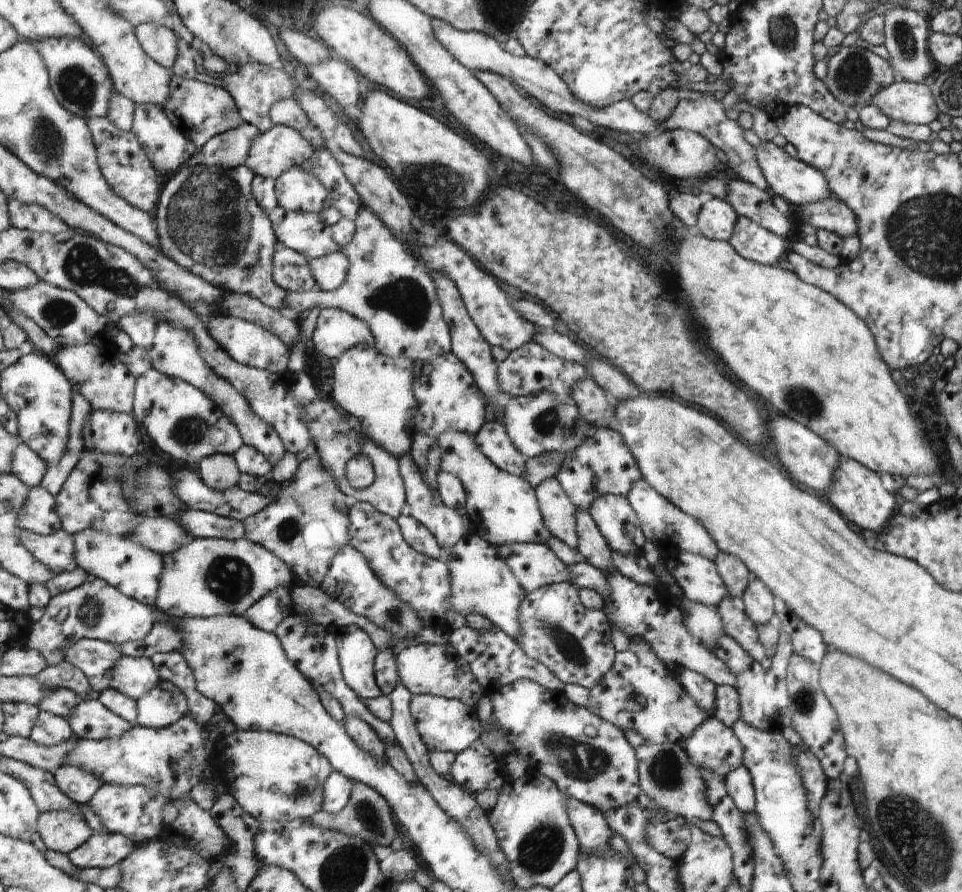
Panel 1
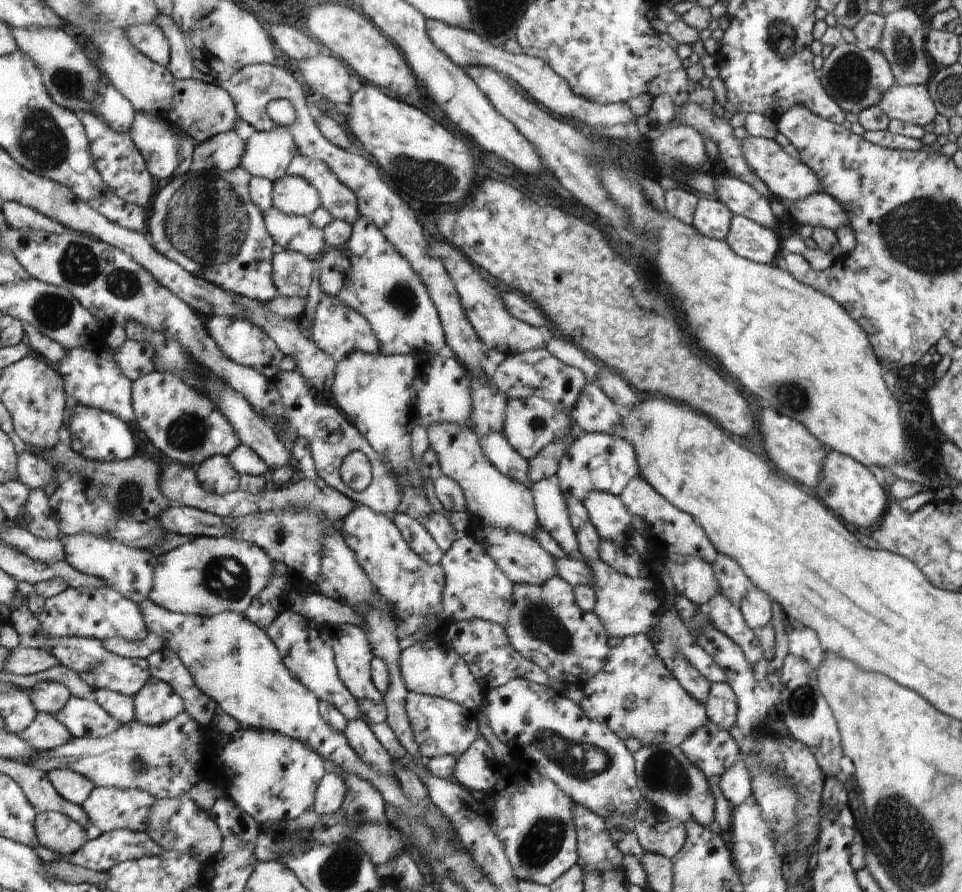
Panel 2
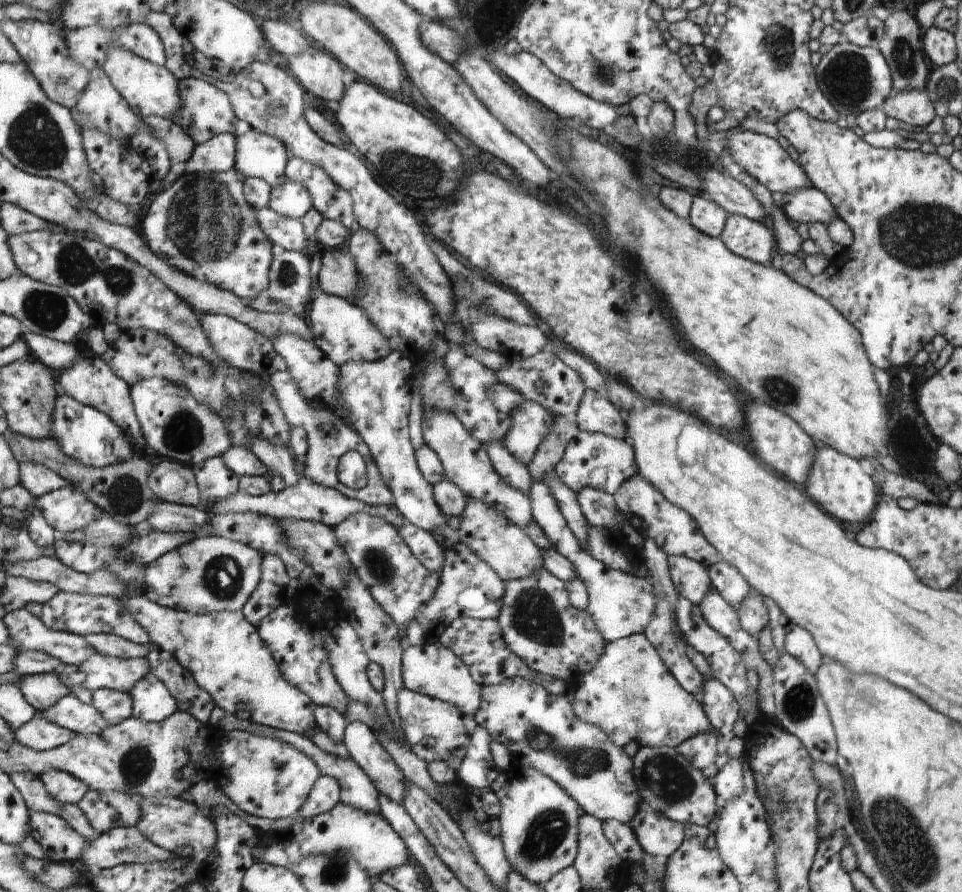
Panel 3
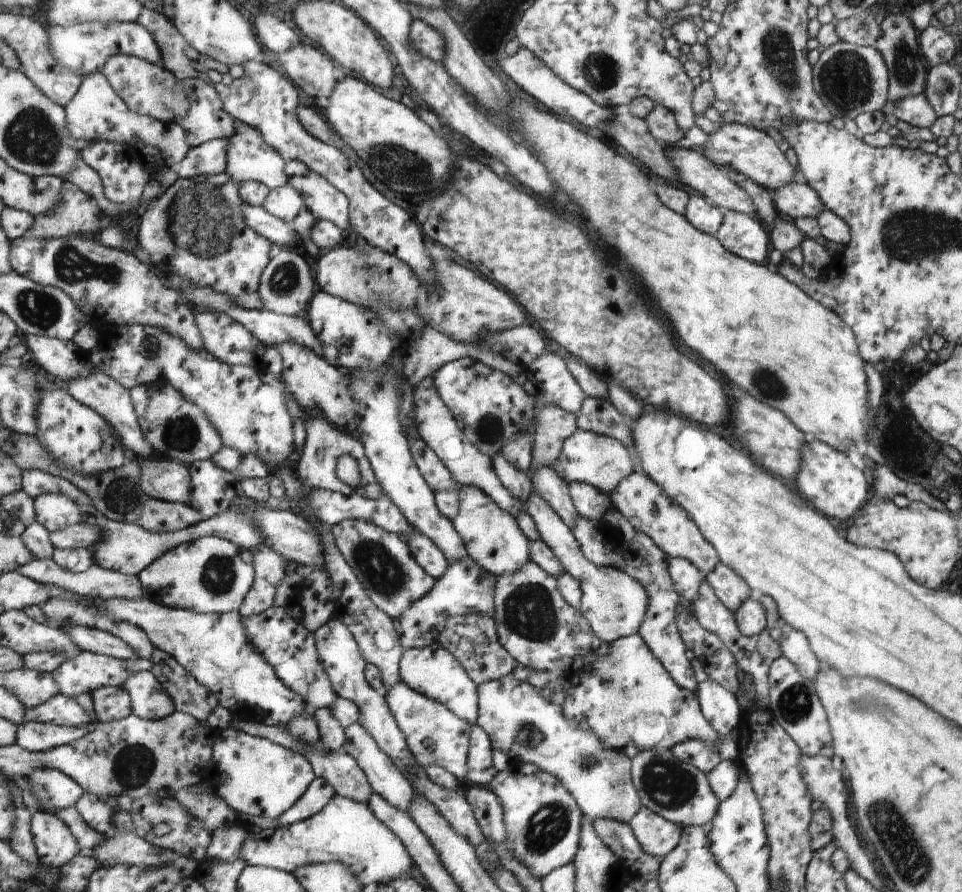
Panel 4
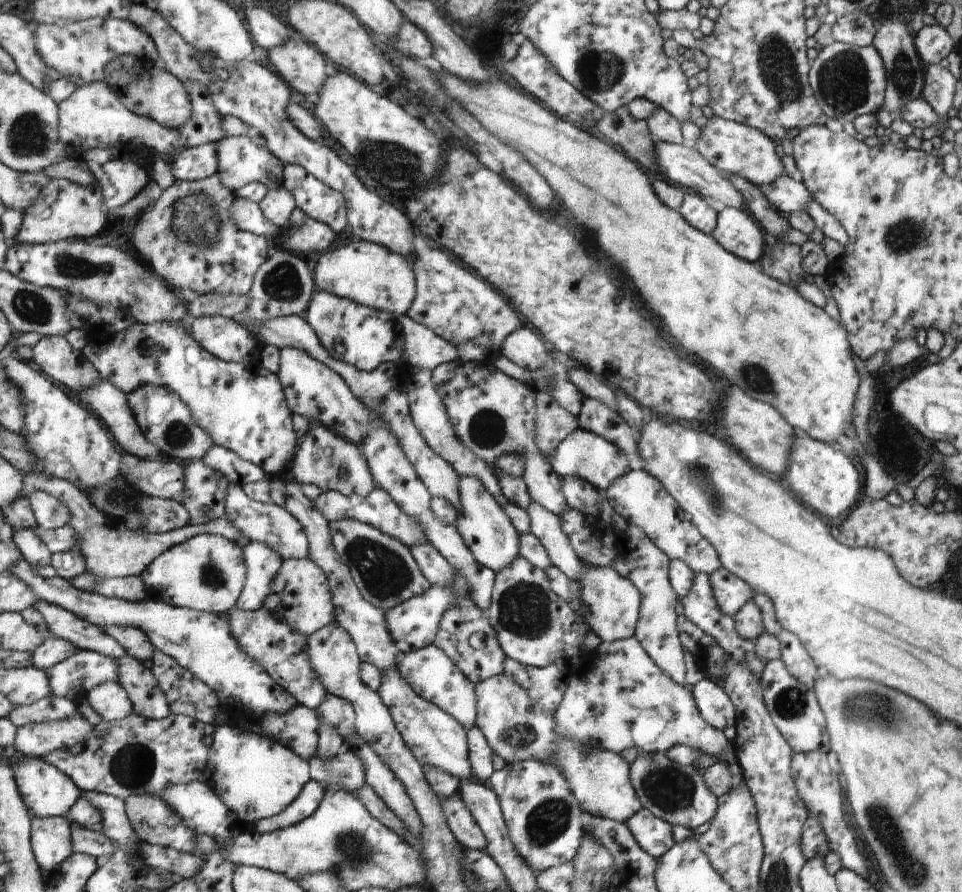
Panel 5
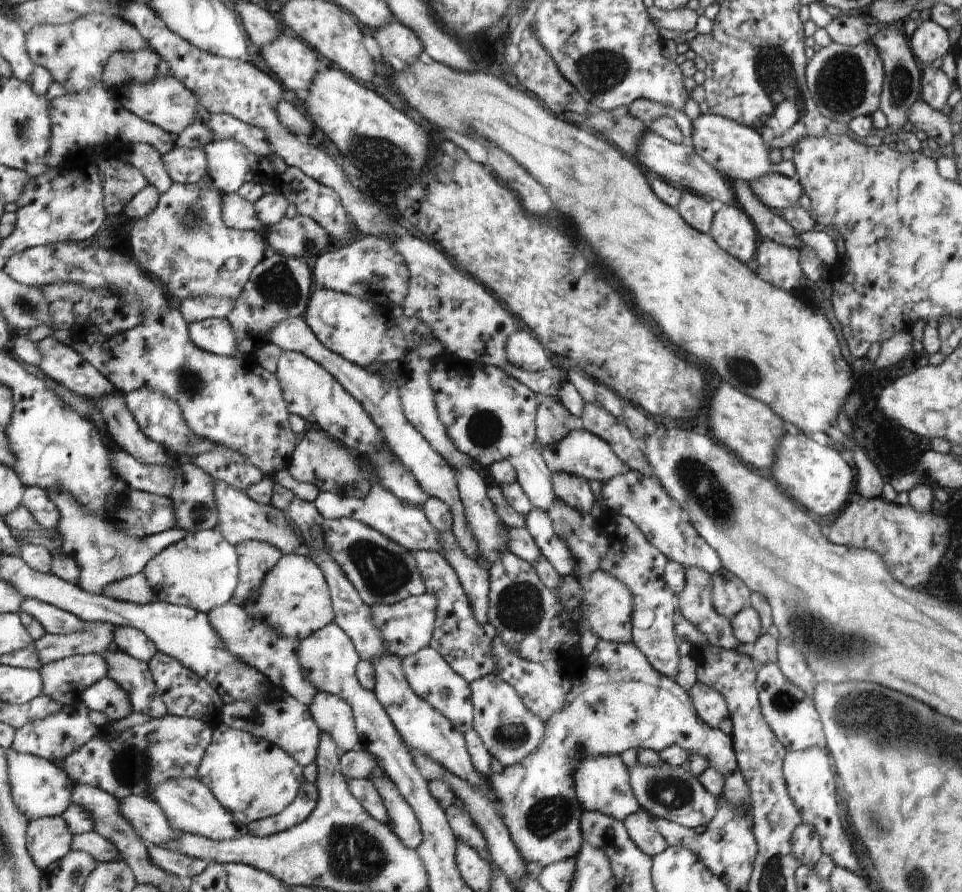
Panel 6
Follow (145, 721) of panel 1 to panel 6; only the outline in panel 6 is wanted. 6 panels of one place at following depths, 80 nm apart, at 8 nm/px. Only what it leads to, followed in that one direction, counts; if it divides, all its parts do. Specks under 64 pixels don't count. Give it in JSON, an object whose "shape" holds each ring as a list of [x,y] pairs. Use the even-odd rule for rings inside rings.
{"shape":[[[120,650],[107,651],[102,655],[108,665],[107,677],[128,693],[132,712],[147,714],[152,718],[168,714],[147,662],[132,658]]]}

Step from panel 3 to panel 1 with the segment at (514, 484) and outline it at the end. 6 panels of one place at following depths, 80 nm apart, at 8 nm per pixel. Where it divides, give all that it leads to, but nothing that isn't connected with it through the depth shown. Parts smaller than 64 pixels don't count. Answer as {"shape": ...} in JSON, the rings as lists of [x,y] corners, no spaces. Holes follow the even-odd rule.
{"shape":[[[486,421],[475,434],[475,441],[480,452],[500,470],[524,478],[526,458],[512,444],[502,422]]]}

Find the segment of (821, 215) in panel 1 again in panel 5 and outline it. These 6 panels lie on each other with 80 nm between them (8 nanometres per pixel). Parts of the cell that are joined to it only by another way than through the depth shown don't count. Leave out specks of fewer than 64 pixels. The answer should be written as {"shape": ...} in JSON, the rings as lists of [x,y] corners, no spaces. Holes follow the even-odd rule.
{"shape":[[[786,174],[776,178],[771,185],[760,185],[759,189],[769,203],[778,212],[784,212],[784,214],[805,210],[806,204],[812,199],[803,182],[796,182]]]}

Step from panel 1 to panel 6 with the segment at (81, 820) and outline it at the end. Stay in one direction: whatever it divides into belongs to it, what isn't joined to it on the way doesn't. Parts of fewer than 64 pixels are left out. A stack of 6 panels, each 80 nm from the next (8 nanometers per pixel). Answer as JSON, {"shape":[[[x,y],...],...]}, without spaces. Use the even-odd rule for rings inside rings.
{"shape":[[[40,817],[27,826],[27,849],[41,871],[71,852],[74,835],[60,817]]]}

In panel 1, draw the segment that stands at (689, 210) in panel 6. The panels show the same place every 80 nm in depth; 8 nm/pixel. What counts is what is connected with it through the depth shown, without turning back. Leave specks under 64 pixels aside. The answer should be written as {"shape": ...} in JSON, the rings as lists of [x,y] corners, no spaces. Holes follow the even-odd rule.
{"shape":[[[713,198],[699,210],[696,231],[709,239],[727,241],[732,236],[738,217],[725,200]]]}

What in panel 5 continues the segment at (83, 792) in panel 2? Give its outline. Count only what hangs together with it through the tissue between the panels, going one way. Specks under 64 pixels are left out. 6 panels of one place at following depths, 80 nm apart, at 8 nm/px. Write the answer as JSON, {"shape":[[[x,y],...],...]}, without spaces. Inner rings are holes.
{"shape":[[[24,757],[13,764],[14,777],[20,794],[33,818],[66,817],[82,791],[59,767],[38,757]]]}

